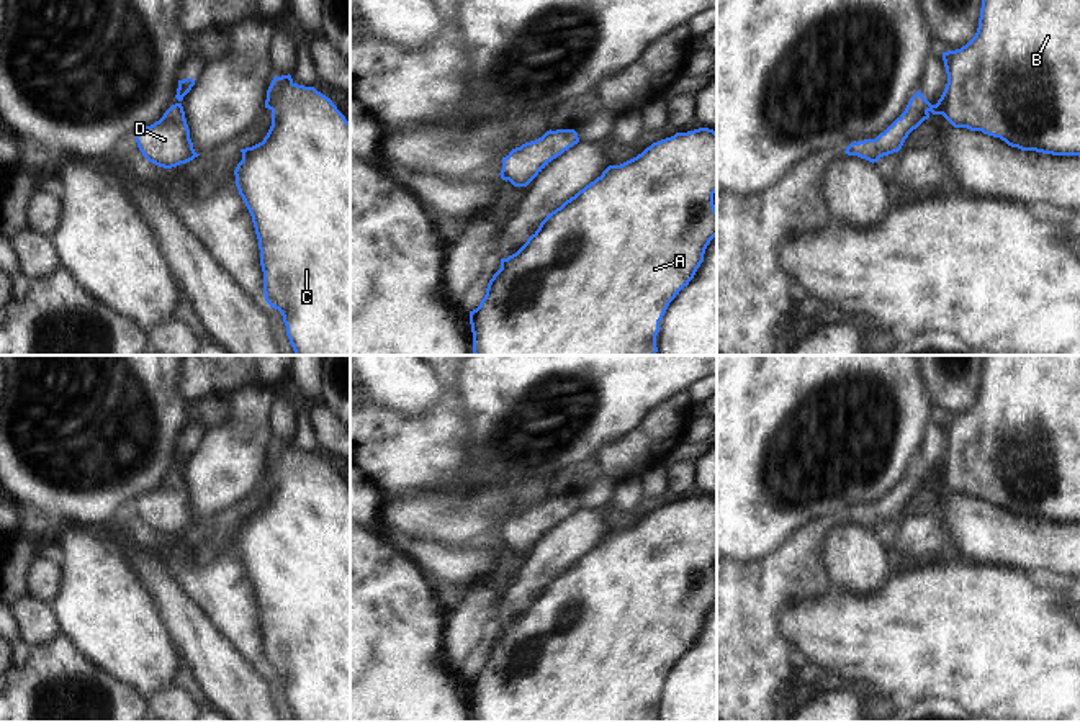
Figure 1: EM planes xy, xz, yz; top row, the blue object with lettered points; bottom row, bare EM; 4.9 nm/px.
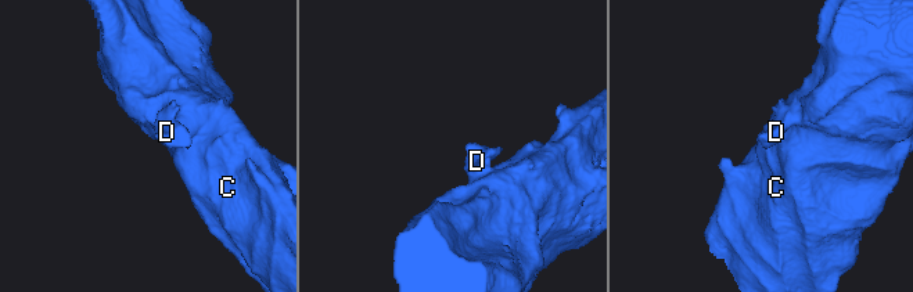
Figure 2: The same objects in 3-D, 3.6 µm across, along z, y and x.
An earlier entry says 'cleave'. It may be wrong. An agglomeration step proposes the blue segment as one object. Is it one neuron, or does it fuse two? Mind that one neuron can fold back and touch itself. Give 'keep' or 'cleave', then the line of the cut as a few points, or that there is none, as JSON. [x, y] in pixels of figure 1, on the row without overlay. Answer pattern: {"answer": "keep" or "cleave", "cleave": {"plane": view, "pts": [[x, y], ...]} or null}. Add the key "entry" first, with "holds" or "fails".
{"entry": "fails", "answer": "keep", "cleave": null}

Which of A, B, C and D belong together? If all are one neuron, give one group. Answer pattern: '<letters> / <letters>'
A B C D

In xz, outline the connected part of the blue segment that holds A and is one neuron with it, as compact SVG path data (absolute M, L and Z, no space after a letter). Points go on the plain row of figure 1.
M699 494L676 499L671 504L653 509L637 524L609 532L601 544L566 566L560 575L547 581L538 596L527 609L507 625L501 625L501 635L488 650L479 673L470 678L475 722L656 722L656 702L669 670L689 652L704 629L710 607L717 602L717 576L713 560L717 558L717 499Z

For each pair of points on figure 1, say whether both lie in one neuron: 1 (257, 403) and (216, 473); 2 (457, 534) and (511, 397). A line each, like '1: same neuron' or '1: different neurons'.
1: same neuron
2: same neuron

